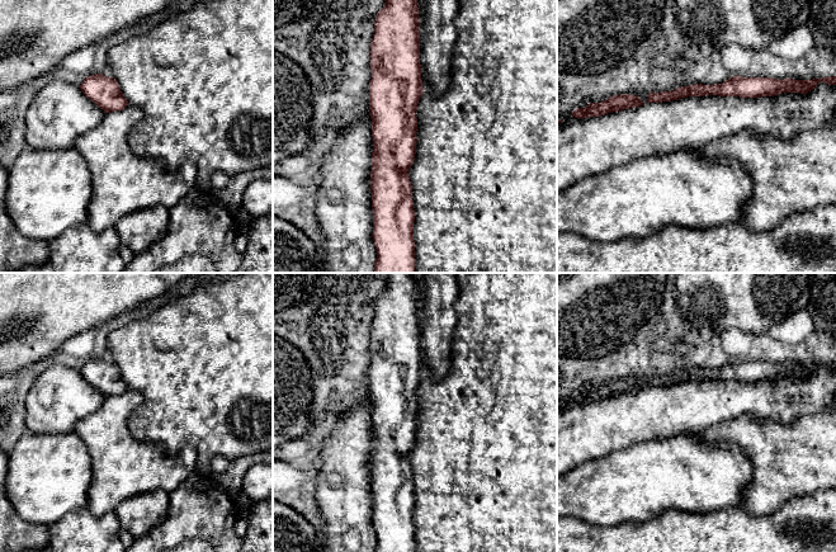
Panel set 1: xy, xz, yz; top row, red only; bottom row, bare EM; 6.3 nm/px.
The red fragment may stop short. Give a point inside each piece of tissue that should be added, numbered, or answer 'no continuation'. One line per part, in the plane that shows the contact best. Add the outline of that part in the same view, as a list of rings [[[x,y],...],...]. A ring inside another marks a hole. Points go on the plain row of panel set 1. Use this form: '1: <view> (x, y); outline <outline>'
1: yz (595, 429); outline [[[822,365],[804,379],[688,381],[557,409],[557,477],[586,461],[603,458],[634,444],[702,431],[742,415],[750,414],[788,425],[800,416],[825,410],[836,410],[836,369]]]

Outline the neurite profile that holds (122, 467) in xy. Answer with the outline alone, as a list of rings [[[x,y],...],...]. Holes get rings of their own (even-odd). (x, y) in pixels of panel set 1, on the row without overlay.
[[[132,388],[123,395],[105,397],[101,407],[80,420],[75,428],[85,443],[91,459],[93,480],[88,492],[86,509],[94,516],[103,516],[126,499],[150,491],[170,492],[186,480],[197,467],[198,453],[193,445],[167,456],[156,444],[134,439],[128,429],[128,416],[143,401],[143,396]]]

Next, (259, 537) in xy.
[[[273,494],[251,506],[238,552],[273,552]]]

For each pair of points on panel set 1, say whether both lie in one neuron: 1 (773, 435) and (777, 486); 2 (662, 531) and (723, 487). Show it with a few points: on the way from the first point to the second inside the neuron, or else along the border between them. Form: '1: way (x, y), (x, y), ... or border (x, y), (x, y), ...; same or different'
1: way (773, 448), (771, 453), (777, 458), (777, 473); same
2: border (718, 509), (711, 513), (666, 509), (660, 514); different

